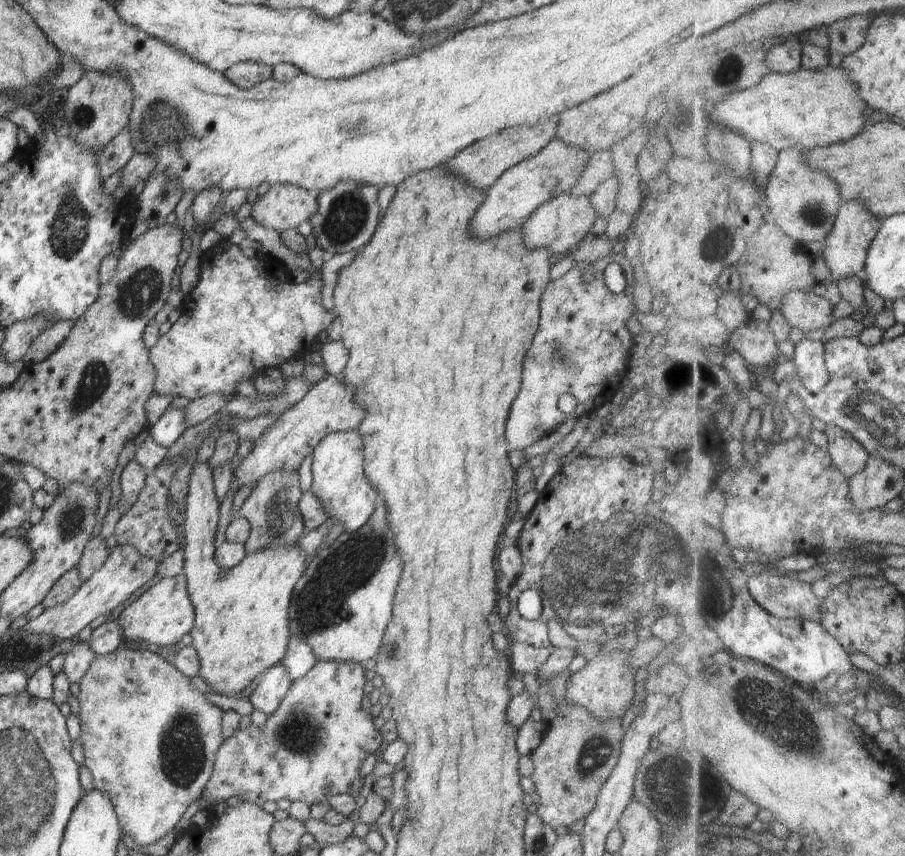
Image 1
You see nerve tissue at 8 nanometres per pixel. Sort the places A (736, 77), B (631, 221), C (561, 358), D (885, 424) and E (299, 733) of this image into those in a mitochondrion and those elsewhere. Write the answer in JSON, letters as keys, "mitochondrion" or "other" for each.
{"A":"mitochondrion","B":"other","C":"mitochondrion","D":"mitochondrion","E":"mitochondrion"}

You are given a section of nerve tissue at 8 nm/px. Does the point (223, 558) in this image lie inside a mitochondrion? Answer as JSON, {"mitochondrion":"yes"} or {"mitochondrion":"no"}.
{"mitochondrion":"no"}

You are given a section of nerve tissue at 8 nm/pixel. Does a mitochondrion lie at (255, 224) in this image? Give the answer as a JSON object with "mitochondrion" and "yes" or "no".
{"mitochondrion":"no"}

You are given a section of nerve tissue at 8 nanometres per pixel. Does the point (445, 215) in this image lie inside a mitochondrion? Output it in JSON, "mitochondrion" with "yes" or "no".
{"mitochondrion":"no"}

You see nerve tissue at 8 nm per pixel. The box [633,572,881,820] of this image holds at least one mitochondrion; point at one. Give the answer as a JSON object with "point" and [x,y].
{"point":[787,715]}

